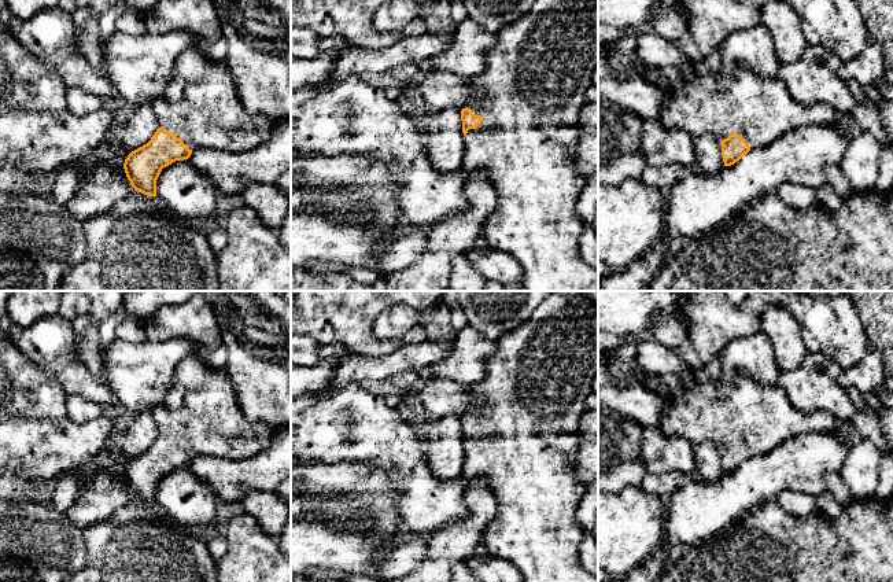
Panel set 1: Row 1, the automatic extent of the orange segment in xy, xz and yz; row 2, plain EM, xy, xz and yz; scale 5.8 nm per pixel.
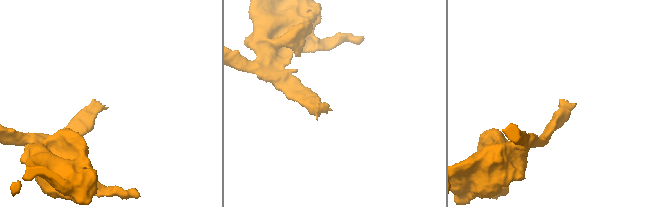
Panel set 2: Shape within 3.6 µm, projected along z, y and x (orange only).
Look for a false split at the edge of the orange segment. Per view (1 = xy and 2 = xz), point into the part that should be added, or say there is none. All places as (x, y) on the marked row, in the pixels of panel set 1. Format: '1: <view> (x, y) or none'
1: xy (200, 105)
2: xz (537, 74)

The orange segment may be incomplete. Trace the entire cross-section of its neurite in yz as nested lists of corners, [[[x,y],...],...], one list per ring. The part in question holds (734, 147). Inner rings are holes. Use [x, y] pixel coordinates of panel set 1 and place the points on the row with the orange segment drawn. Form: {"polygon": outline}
{"polygon": [[[613,41],[604,43],[598,48],[608,51],[608,63],[615,70],[634,67],[639,74],[649,73],[654,86],[665,93],[665,104],[658,119],[664,129],[683,130],[689,136],[698,137],[713,135],[722,144],[724,166],[738,162],[750,150],[765,147],[783,135],[804,126],[829,125],[841,128],[841,122],[850,114],[841,114],[824,103],[801,104],[796,102],[785,82],[775,78],[763,78],[739,65],[731,77],[727,89],[720,88],[720,75],[697,75],[695,63],[683,66],[652,67],[638,60],[635,51],[623,54],[612,48]]]}

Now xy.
{"polygon": [[[187,49],[177,58],[166,92],[151,106],[158,117],[158,129],[151,140],[132,151],[123,163],[126,177],[134,191],[147,196],[156,196],[156,180],[162,169],[176,161],[188,159],[193,150],[214,148],[244,152],[266,143],[273,129],[273,121],[269,117],[251,114],[244,108],[226,63],[217,62],[199,49]]]}

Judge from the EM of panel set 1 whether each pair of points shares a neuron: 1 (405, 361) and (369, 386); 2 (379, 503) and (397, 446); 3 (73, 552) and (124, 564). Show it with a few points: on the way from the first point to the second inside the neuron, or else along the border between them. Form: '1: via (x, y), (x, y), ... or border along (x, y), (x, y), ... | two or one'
1: border along (408, 369), (384, 379), (362, 379), (357, 383) | two
2: border along (358, 461), (390, 474), (399, 494), (397, 504) | two
3: border along (81, 530), (85, 546), (84, 567) | two

